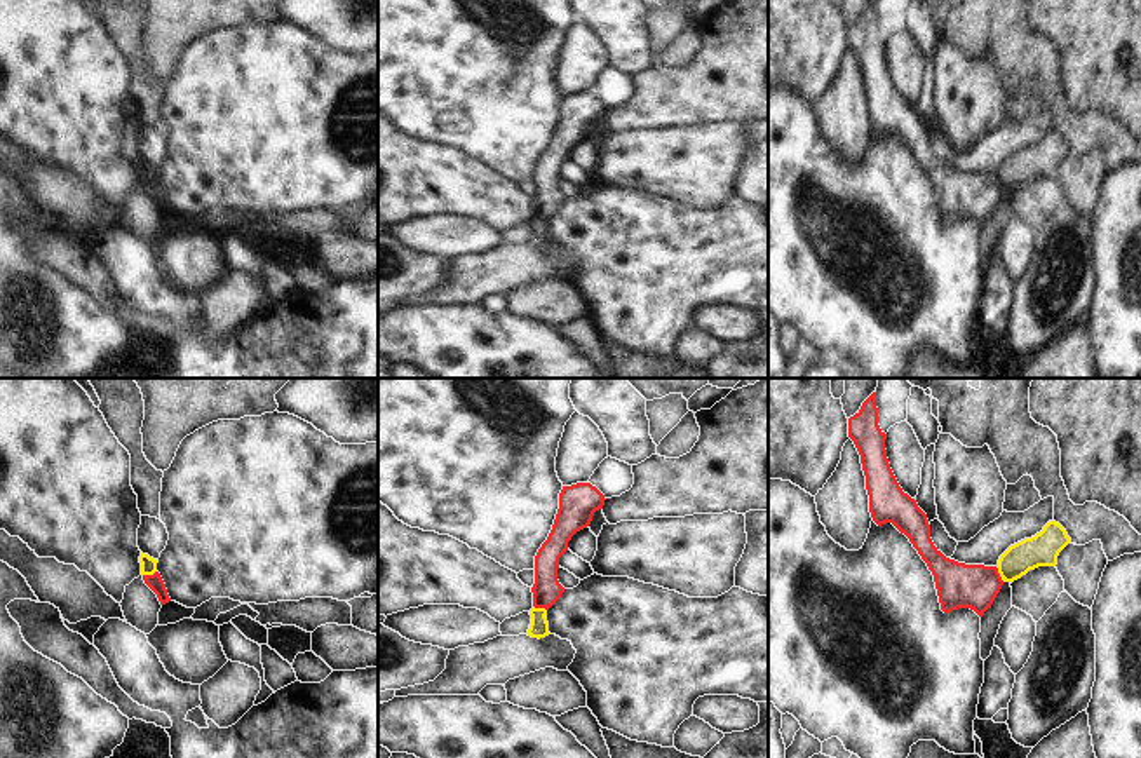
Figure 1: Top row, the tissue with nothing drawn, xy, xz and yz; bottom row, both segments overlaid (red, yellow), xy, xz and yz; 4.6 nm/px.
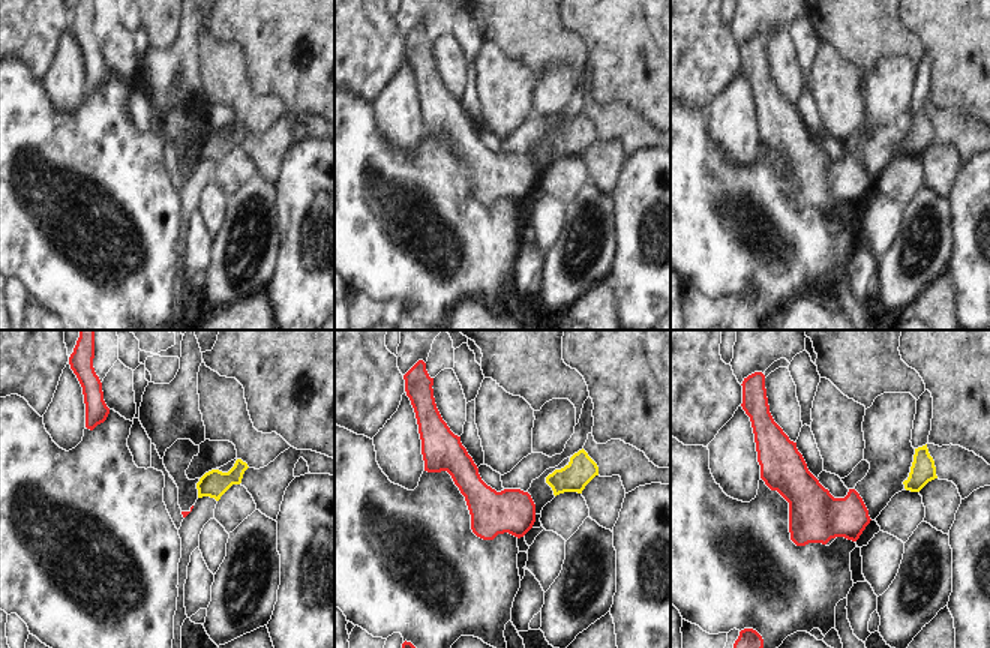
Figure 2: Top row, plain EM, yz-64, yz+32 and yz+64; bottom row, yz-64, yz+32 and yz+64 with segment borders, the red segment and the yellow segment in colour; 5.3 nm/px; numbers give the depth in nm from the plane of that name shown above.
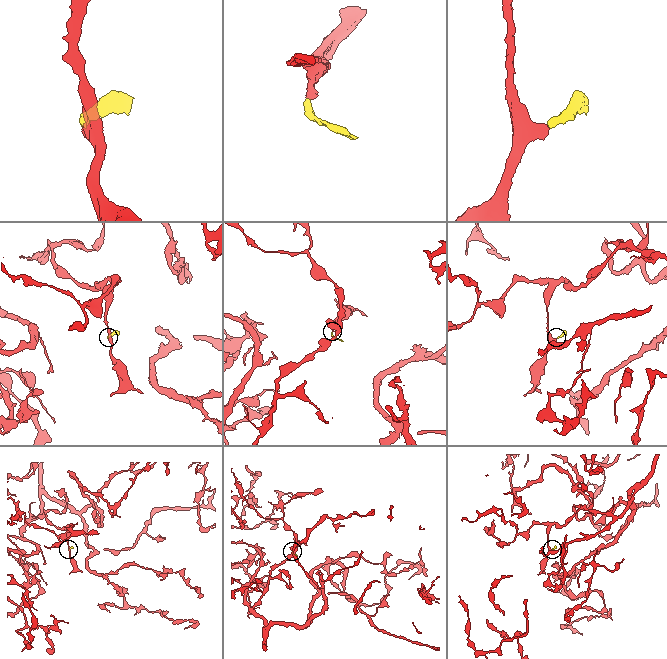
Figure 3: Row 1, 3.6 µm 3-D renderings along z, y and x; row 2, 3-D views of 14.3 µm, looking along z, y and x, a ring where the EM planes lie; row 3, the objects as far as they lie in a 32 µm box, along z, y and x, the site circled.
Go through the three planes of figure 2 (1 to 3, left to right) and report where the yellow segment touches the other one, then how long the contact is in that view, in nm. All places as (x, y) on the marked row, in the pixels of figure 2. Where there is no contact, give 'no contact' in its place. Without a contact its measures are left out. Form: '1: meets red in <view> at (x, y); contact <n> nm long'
1: no contact
2: no contact
3: no contact

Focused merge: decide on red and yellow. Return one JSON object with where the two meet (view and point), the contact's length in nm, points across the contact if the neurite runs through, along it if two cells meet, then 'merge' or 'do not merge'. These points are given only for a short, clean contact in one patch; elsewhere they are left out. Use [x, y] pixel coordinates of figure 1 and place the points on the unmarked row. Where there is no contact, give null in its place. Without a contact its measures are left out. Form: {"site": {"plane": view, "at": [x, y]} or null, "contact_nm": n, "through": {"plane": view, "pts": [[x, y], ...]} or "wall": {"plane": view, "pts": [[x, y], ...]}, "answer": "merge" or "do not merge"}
{"site": {"plane": "yz", "at": [999, 183]}, "contact_nm": 80, "wall": {"plane": "yz", "pts": [[995, 176], [1002, 190]]}, "answer": "do not merge"}

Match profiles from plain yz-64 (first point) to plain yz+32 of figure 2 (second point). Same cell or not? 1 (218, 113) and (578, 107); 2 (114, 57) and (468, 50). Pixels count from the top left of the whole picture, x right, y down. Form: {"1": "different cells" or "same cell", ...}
{"1": "same cell", "2": "different cells"}

